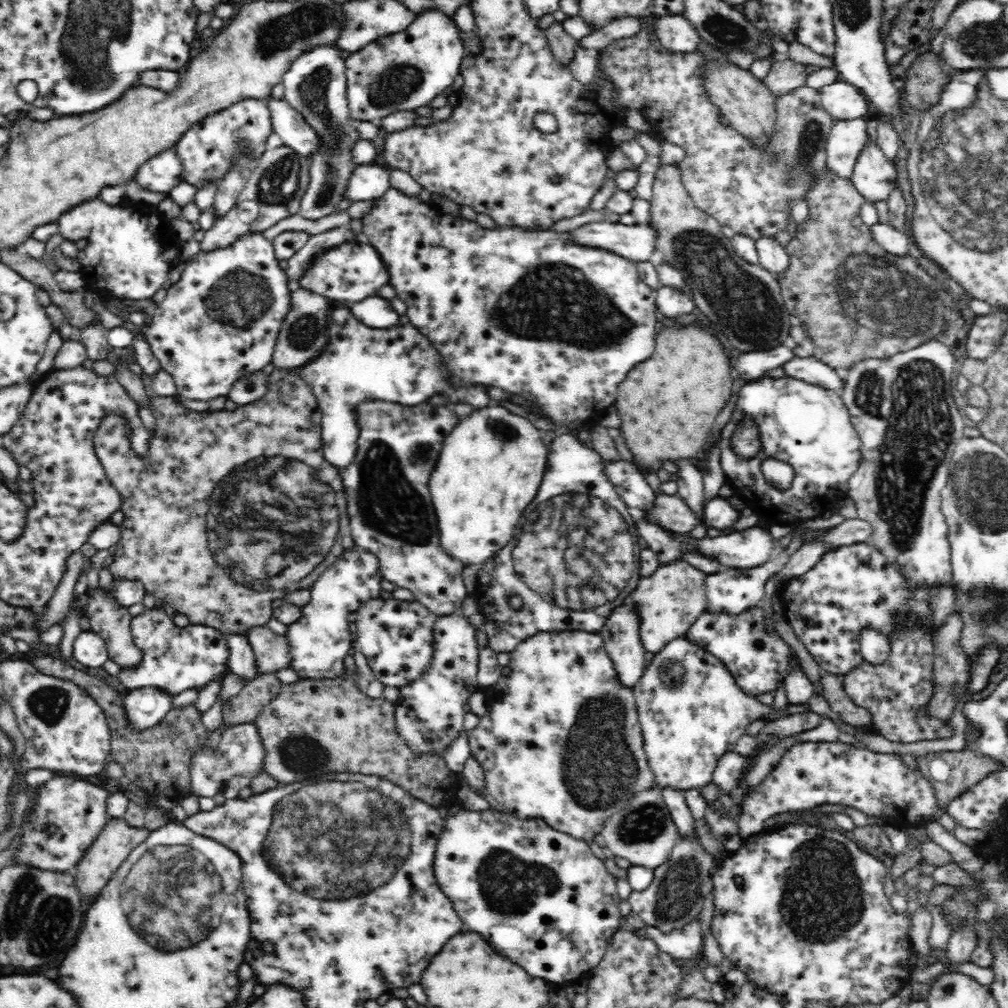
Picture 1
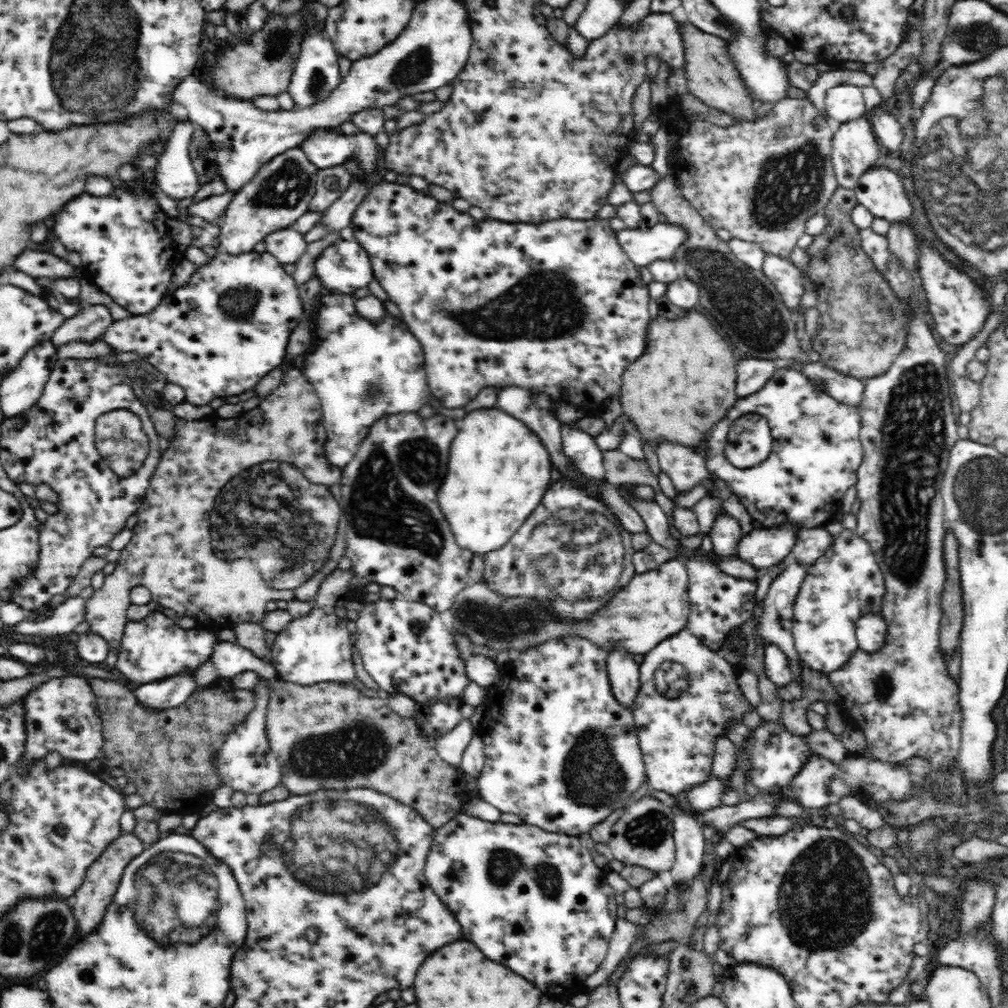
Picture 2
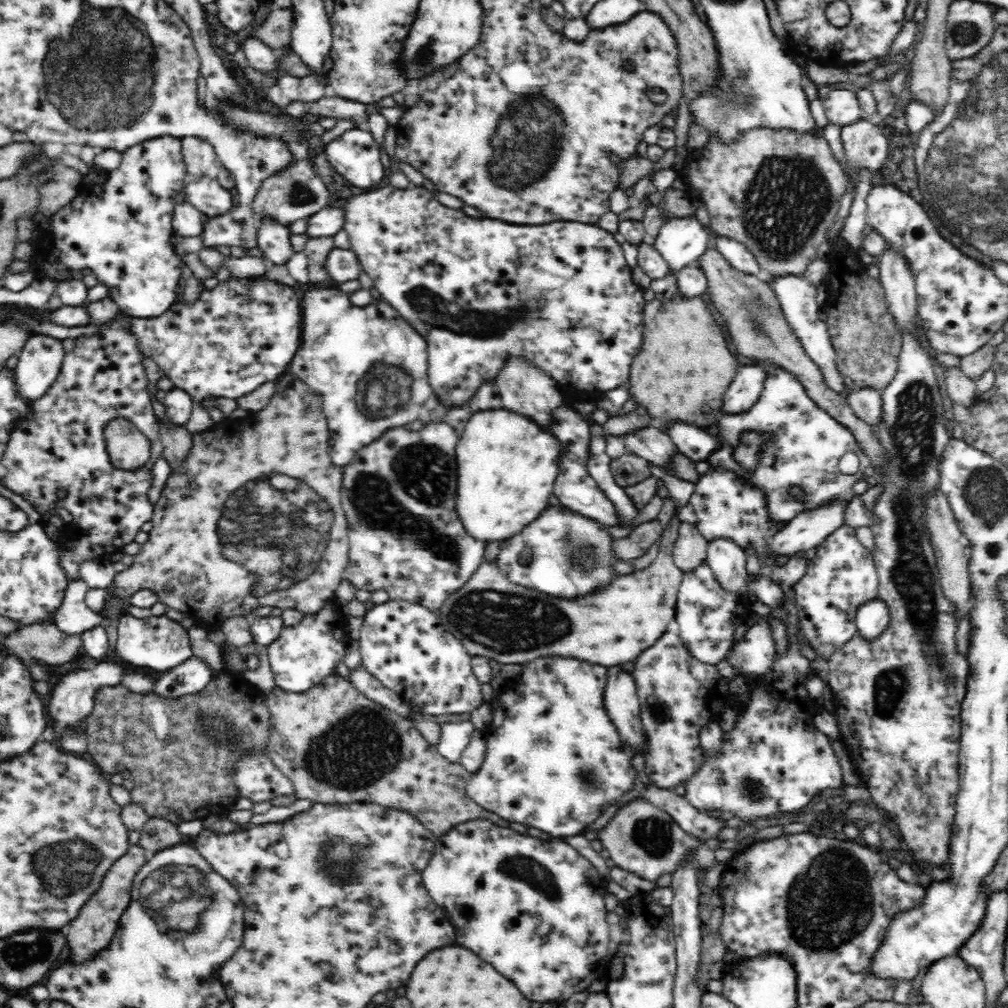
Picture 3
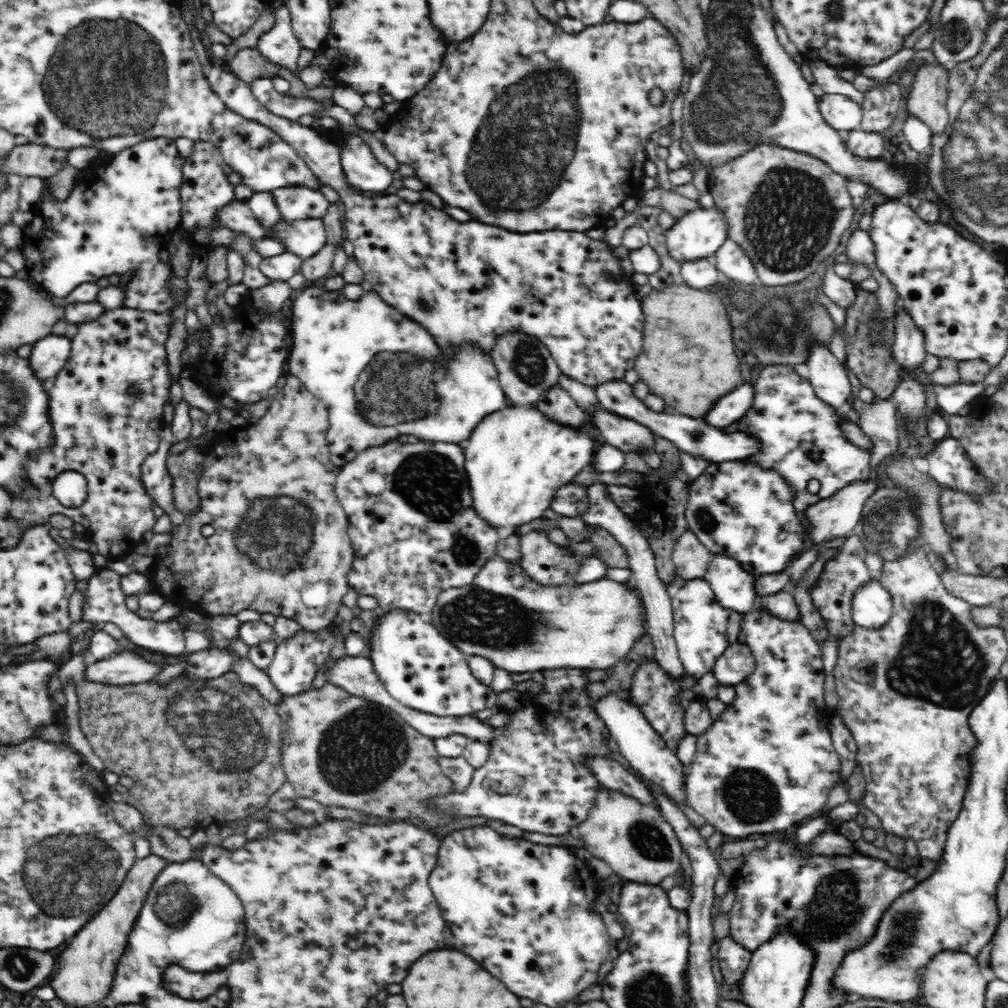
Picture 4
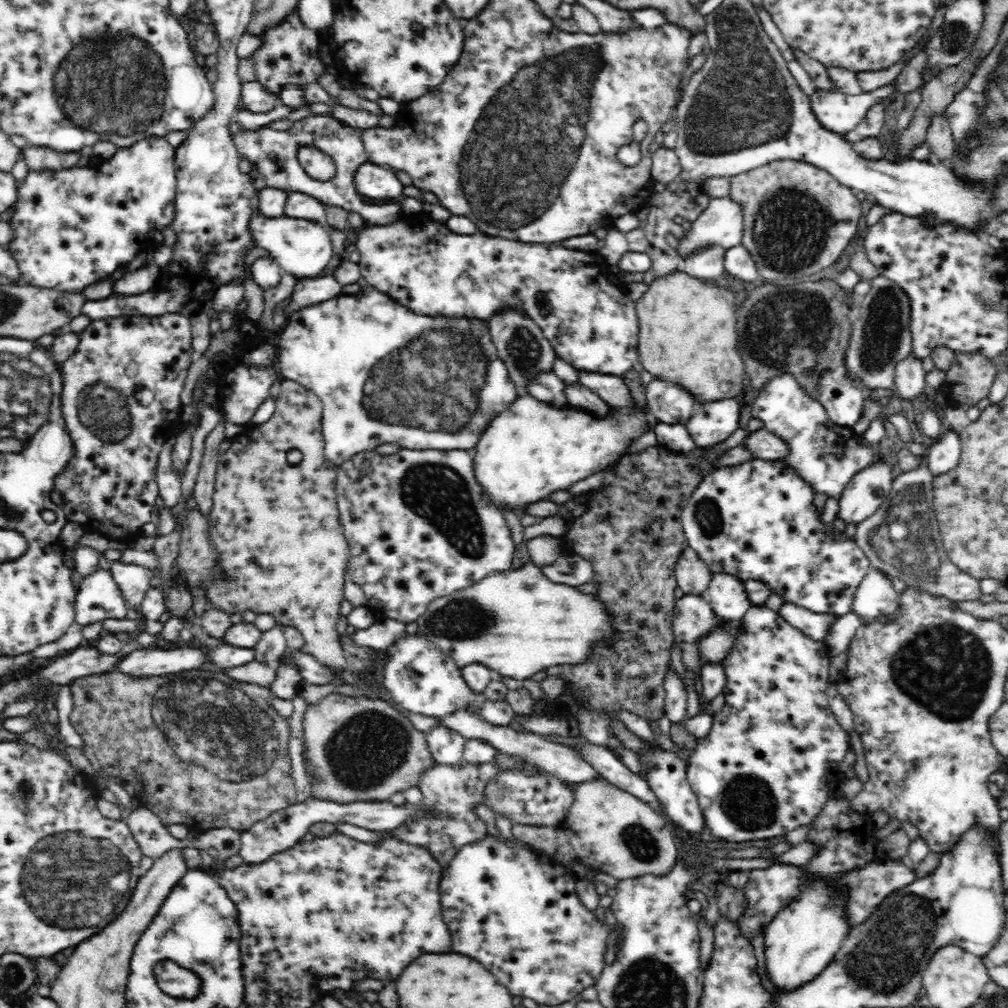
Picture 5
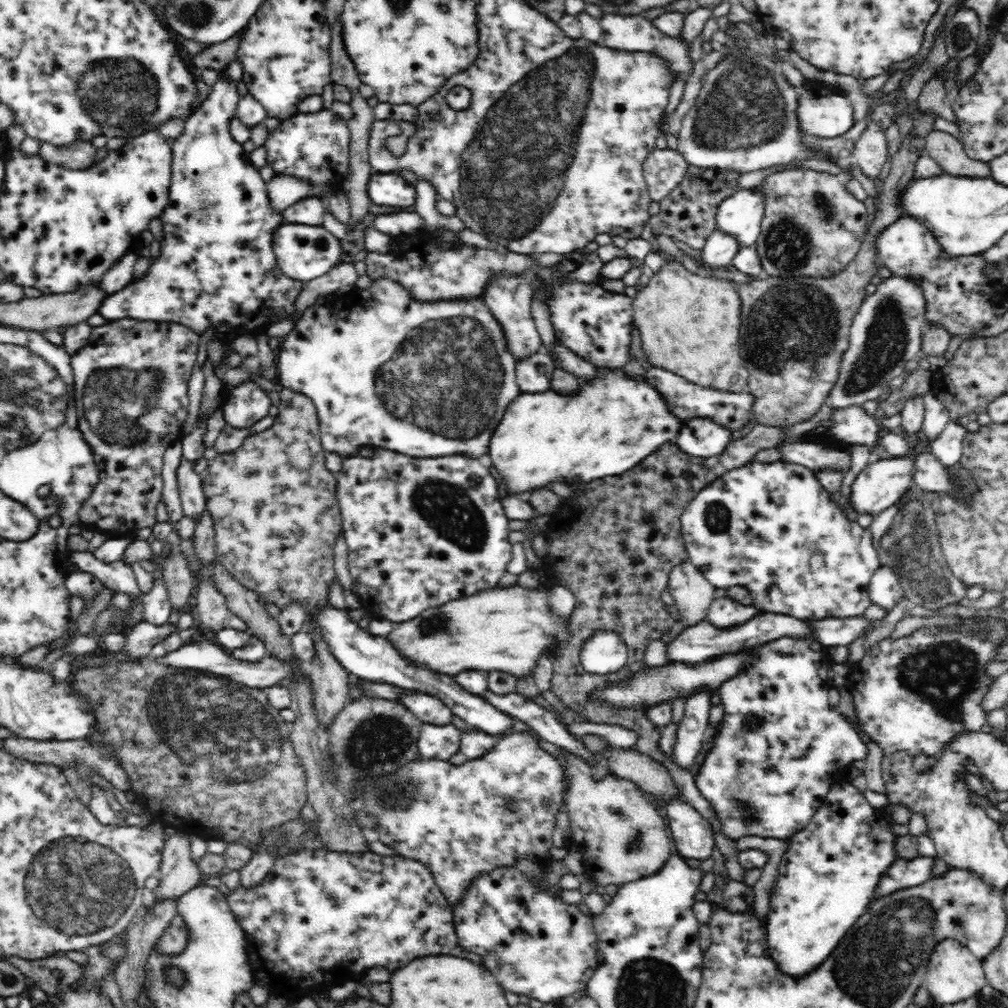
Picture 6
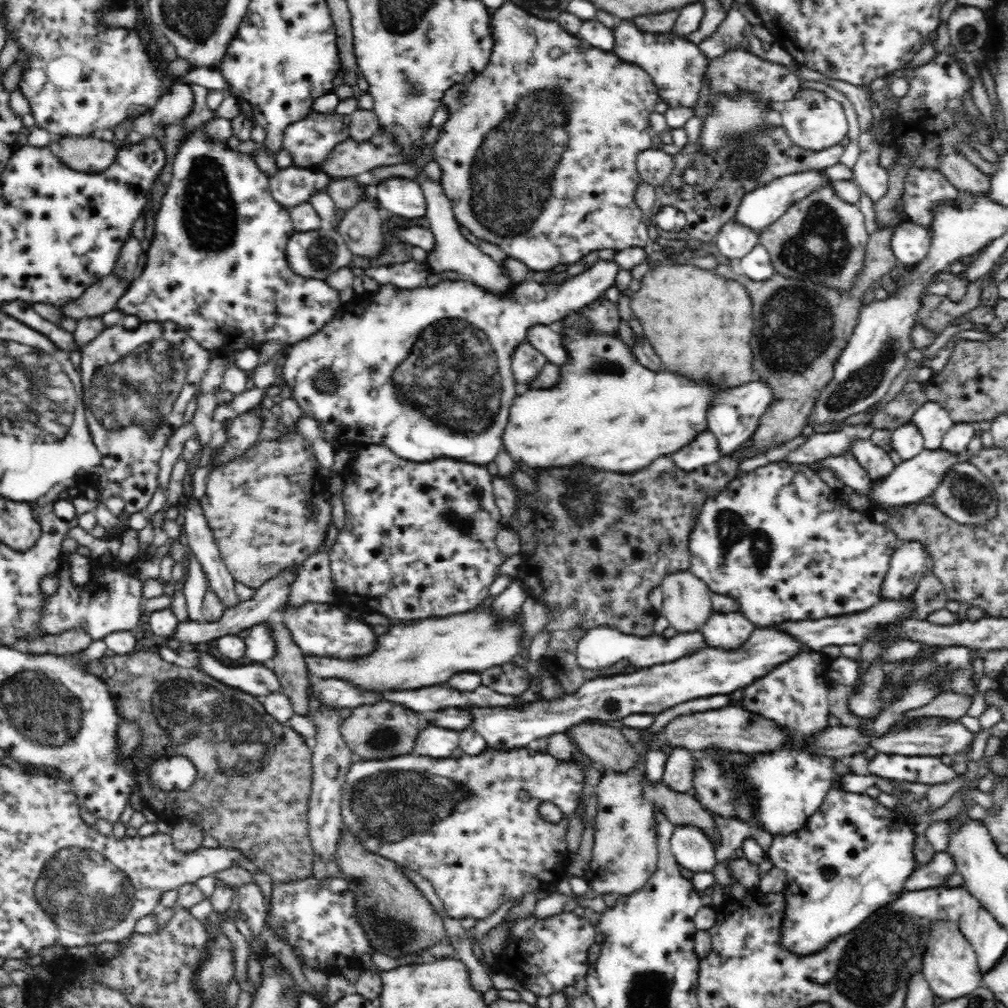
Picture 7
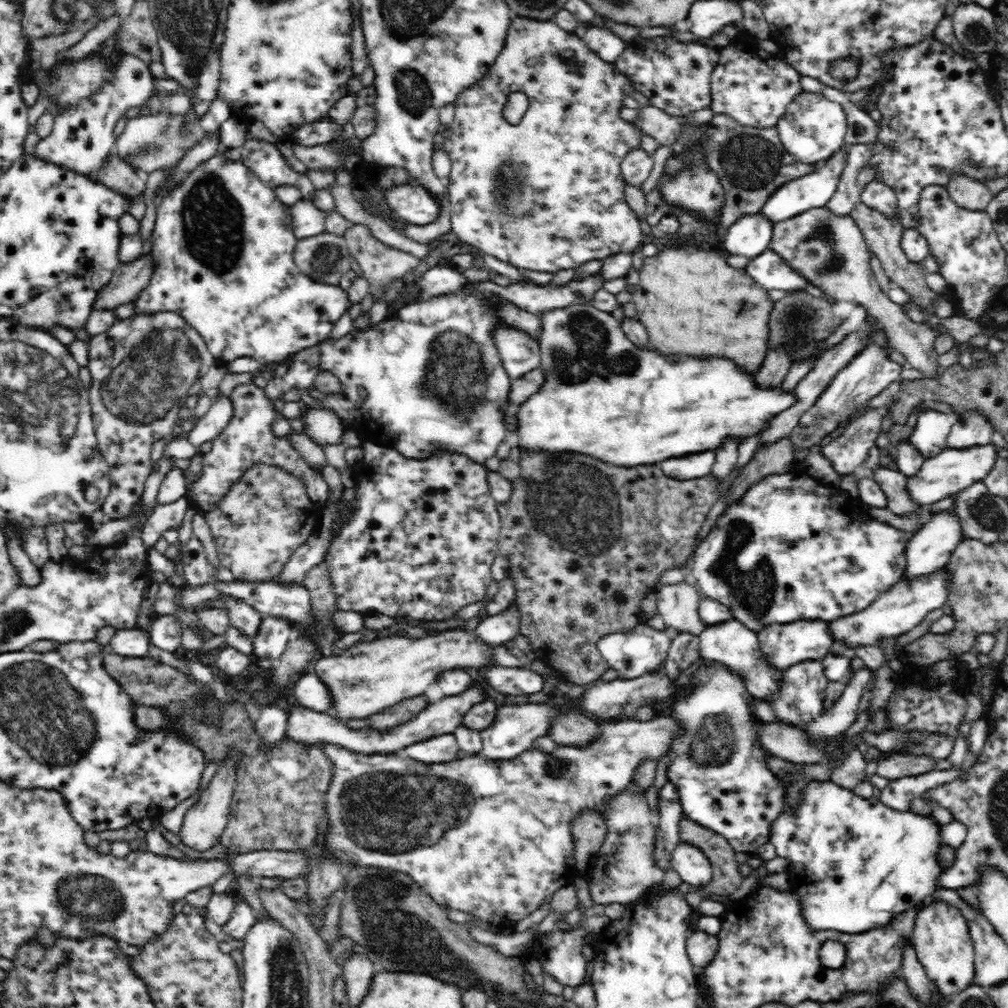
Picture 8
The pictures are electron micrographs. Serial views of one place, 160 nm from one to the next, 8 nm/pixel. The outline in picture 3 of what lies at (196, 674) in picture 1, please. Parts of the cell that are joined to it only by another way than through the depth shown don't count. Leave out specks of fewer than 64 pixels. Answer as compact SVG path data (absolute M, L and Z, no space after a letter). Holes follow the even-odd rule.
M126 612L119 617L117 622L116 652L120 660L130 666L166 672L193 656L188 631L179 622L166 615L137 618Z

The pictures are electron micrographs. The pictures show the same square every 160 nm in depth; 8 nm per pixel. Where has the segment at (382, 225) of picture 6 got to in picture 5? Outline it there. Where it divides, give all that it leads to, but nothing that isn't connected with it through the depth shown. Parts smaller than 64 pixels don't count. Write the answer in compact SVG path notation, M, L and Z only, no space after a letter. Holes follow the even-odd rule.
M308 114L304 118L294 121L288 130L273 130L259 127L255 131L246 131L236 118L228 123L235 148L240 157L248 158L258 168L259 174L264 176L270 188L286 190L287 192L304 193L317 198L325 205L341 206L348 212L358 212L366 222L386 226L394 224L402 213L400 204L386 202L383 205L369 205L362 201L362 195L357 191L354 177L358 167L368 160L361 133L354 127L329 115ZM314 147L328 153L335 161L336 174L330 180L314 180L304 170L298 158L298 149Z

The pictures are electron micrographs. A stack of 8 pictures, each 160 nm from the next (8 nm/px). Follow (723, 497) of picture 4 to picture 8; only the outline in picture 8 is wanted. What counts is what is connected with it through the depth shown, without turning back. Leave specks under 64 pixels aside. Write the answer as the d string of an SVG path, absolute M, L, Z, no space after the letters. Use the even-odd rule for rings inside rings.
M808 473L767 475L758 483L748 488L742 499L736 500L728 506L718 517L717 523L711 532L702 539L694 552L694 562L691 563L692 578L698 583L700 594L703 597L714 599L729 607L734 619L739 620L746 628L754 631L764 630L768 625L788 624L796 621L828 621L845 617L868 608L882 593L890 590L894 584L906 578L905 572L908 568L906 559L906 545L912 537L911 534L895 529L887 522L880 522L872 518L866 511L845 512L842 501L835 501L831 497L829 486L817 481Z

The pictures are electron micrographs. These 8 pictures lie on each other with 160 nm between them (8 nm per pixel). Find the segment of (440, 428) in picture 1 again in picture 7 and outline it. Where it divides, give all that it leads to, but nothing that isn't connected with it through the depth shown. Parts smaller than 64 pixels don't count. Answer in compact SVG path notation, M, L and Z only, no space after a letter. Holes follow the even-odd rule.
M368 445L359 449L348 469L350 472L348 472L348 478L345 479L346 488L340 493L345 506L344 524L329 552L332 580L338 590L339 604L358 616L378 613L390 620L414 621L419 618L438 618L449 614L460 614L462 611L472 610L488 598L488 590L495 580L494 574L503 564L503 558L496 545L496 536L498 536L498 531L506 525L502 522L502 513L495 502L492 485L494 477L490 475L486 466L452 460L452 458L436 458L432 462L422 463L406 461L386 446Z

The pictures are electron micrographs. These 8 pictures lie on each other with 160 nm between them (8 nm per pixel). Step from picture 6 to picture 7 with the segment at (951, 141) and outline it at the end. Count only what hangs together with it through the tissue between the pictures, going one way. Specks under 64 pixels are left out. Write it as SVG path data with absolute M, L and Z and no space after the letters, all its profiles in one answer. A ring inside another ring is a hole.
M963 154L939 155L939 171L960 194L983 194L990 190L990 177L980 172Z

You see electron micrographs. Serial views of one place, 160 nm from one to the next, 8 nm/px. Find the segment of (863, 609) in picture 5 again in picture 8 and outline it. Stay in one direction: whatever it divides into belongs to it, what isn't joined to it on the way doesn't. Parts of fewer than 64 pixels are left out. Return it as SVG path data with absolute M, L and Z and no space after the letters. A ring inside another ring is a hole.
M951 508L931 511L930 520L911 535L905 550L906 559L908 559L908 568L905 572L907 578L916 578L916 576L924 576L924 574L945 569L947 563L950 562L951 555L955 552L955 547L962 538L965 538L959 516Z

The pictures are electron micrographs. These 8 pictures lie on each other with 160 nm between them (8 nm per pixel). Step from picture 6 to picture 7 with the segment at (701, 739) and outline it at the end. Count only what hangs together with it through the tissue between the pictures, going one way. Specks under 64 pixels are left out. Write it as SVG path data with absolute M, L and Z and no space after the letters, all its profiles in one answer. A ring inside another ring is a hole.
M672 749L672 754L667 758L663 772L662 782L670 790L690 792L694 778L694 758L686 749Z

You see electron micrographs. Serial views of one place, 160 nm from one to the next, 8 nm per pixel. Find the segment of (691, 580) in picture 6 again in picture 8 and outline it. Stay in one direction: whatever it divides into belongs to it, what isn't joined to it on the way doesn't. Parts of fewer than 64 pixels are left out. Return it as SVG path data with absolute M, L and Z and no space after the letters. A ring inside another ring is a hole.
M682 581L680 584L662 587L657 594L657 611L666 627L699 636L707 627L698 615L700 591Z

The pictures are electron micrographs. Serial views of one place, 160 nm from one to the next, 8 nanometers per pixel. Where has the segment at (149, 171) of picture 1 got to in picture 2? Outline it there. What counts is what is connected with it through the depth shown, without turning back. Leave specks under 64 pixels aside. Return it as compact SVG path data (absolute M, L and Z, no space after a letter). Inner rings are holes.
M186 113L183 114L183 117L178 118L178 124L174 126L174 132L170 134L170 138L167 138L165 153L162 153L155 168L157 170L155 172L155 182L157 182L158 188L161 188L162 192L170 196L170 198L178 201L184 198L194 198L204 185L200 184L199 174L192 166L192 159L188 157L188 144L195 127L196 125L189 119Z

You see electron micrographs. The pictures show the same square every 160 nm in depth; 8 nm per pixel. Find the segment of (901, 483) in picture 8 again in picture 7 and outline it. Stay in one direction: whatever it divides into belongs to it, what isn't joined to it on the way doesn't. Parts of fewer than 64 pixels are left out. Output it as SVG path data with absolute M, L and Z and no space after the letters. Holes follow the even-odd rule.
M871 440L856 441L856 444L852 446L852 454L873 482L886 478L895 470L896 458L893 454L875 446Z

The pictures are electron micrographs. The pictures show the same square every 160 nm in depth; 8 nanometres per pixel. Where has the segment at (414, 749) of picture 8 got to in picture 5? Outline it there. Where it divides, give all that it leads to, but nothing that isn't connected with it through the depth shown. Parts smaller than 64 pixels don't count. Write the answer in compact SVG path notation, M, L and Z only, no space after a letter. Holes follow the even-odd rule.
M439 724L426 734L426 744L437 763L459 765L463 757L465 738L459 732Z

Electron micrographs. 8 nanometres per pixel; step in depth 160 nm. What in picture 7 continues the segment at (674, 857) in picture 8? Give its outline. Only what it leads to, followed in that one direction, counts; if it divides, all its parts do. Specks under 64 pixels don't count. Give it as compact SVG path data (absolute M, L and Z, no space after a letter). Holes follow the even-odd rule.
M677 824L671 833L671 849L684 869L698 874L711 872L716 866L714 845L701 828L689 824Z

